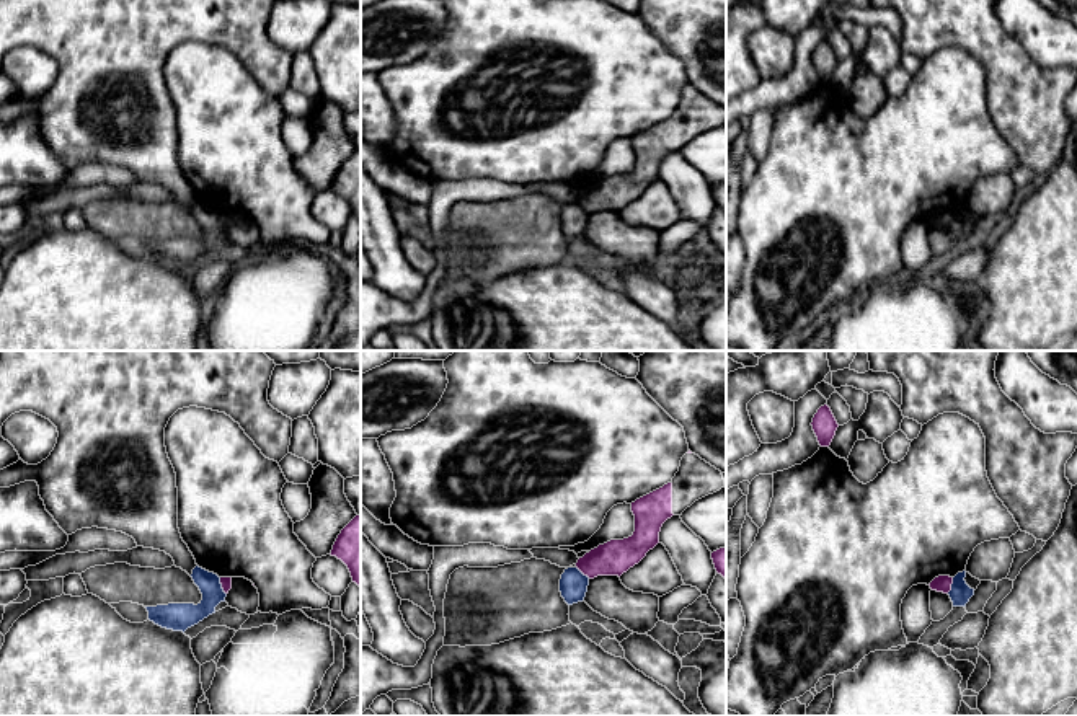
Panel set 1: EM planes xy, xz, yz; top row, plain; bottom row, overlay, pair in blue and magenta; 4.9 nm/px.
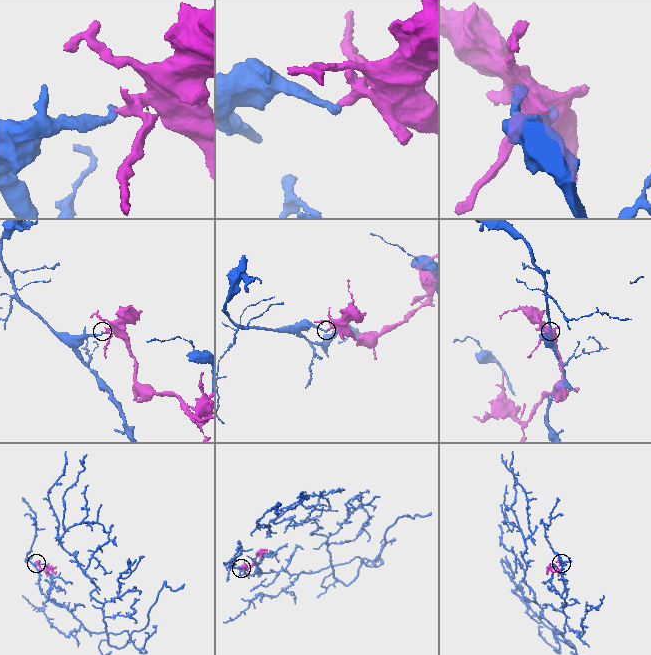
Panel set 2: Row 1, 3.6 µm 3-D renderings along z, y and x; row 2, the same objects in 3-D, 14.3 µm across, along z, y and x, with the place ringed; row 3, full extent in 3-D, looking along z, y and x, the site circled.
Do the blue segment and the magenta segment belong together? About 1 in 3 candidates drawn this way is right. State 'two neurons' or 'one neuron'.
two neurons

